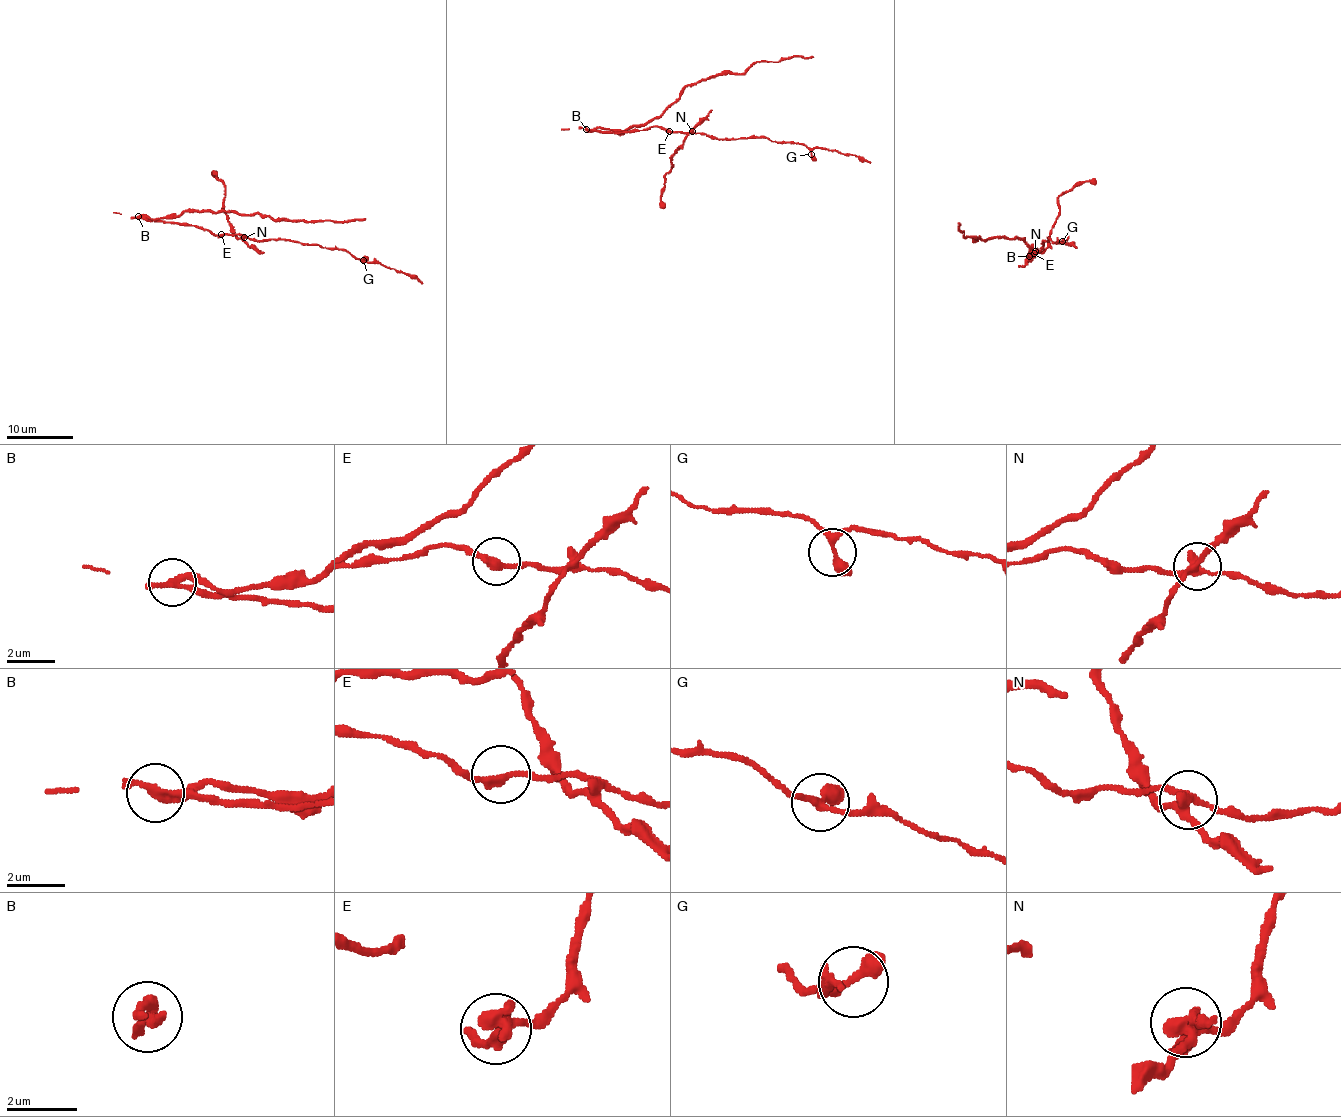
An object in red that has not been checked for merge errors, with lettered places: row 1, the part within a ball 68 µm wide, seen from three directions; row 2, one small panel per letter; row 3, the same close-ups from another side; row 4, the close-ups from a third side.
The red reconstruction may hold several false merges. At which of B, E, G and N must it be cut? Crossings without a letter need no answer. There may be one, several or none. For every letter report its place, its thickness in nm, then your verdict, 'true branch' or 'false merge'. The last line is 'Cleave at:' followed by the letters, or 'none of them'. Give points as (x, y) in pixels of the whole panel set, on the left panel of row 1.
B: place (138, 216); calibre 400 nm; false merge
E: place (221, 234); calibre 260 nm; true branch
G: place (363, 260); calibre 320 nm; true branch
N: place (244, 237); calibre 280 nm; false merge
Cleave at: B, N

